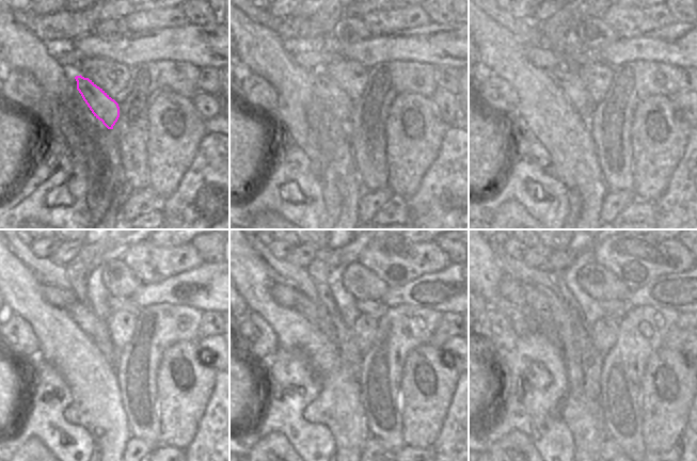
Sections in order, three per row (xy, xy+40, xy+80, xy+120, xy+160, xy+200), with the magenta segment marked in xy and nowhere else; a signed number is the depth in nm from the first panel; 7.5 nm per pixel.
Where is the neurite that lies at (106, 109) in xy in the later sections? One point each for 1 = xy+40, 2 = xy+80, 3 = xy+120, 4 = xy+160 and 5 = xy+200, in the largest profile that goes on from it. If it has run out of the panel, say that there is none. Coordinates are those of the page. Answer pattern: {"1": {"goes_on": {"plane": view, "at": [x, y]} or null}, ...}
{"1": {"goes_on": {"plane": "xy+40", "at": [341, 106]}}, "2": {"goes_on": {"plane": "xy+80", "at": [568, 81]}}, "3": {"goes_on": {"plane": "xy+120", "at": [83, 316]}}, "4": {"goes_on": {"plane": "xy+160", "at": [305, 306]}}, "5": {"goes_on": {"plane": "xy+200", "at": [537, 302]}}}

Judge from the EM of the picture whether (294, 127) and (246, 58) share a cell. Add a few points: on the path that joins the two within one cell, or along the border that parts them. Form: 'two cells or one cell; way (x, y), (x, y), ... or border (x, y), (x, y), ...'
one cell; way (292, 107), (292, 93), (266, 66)

